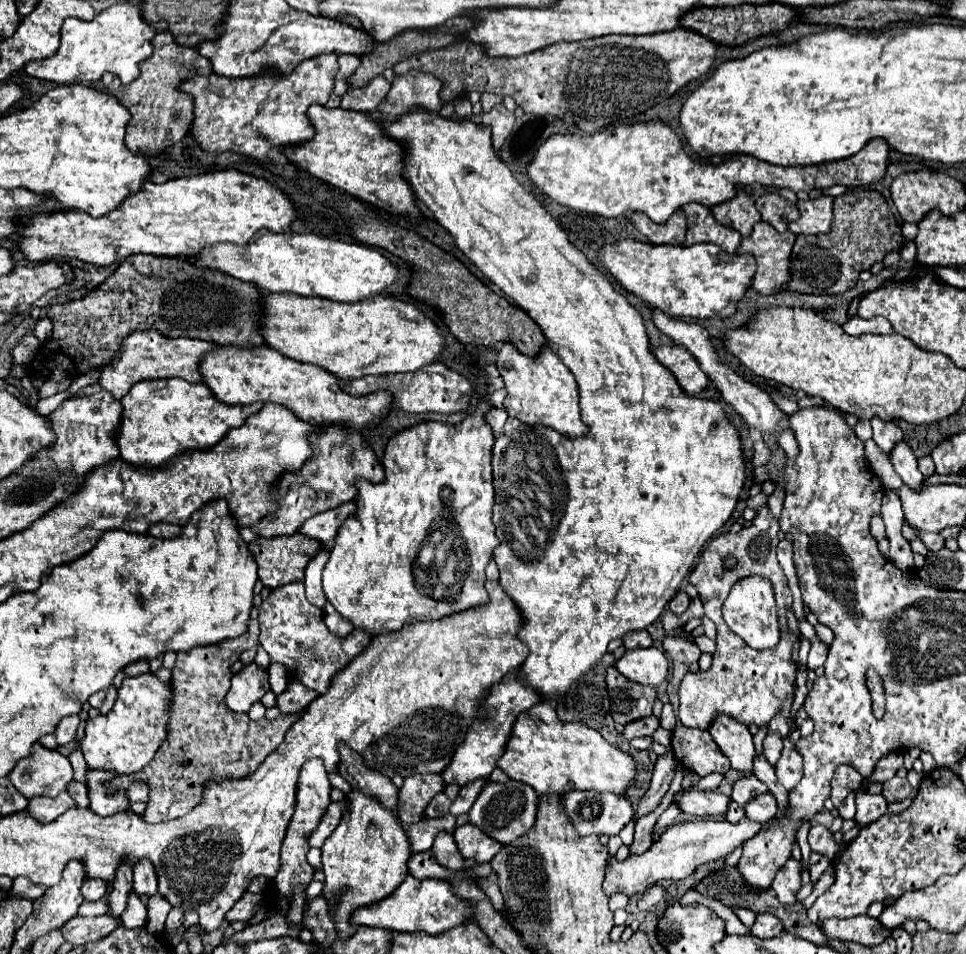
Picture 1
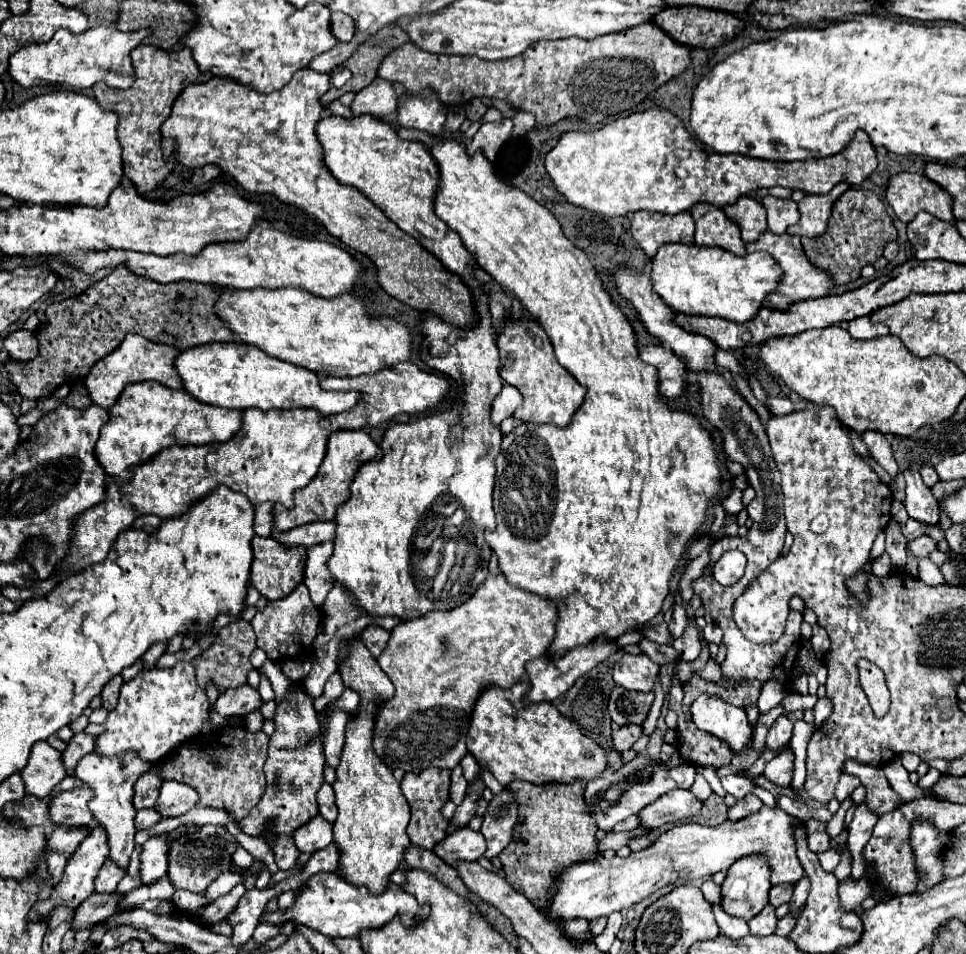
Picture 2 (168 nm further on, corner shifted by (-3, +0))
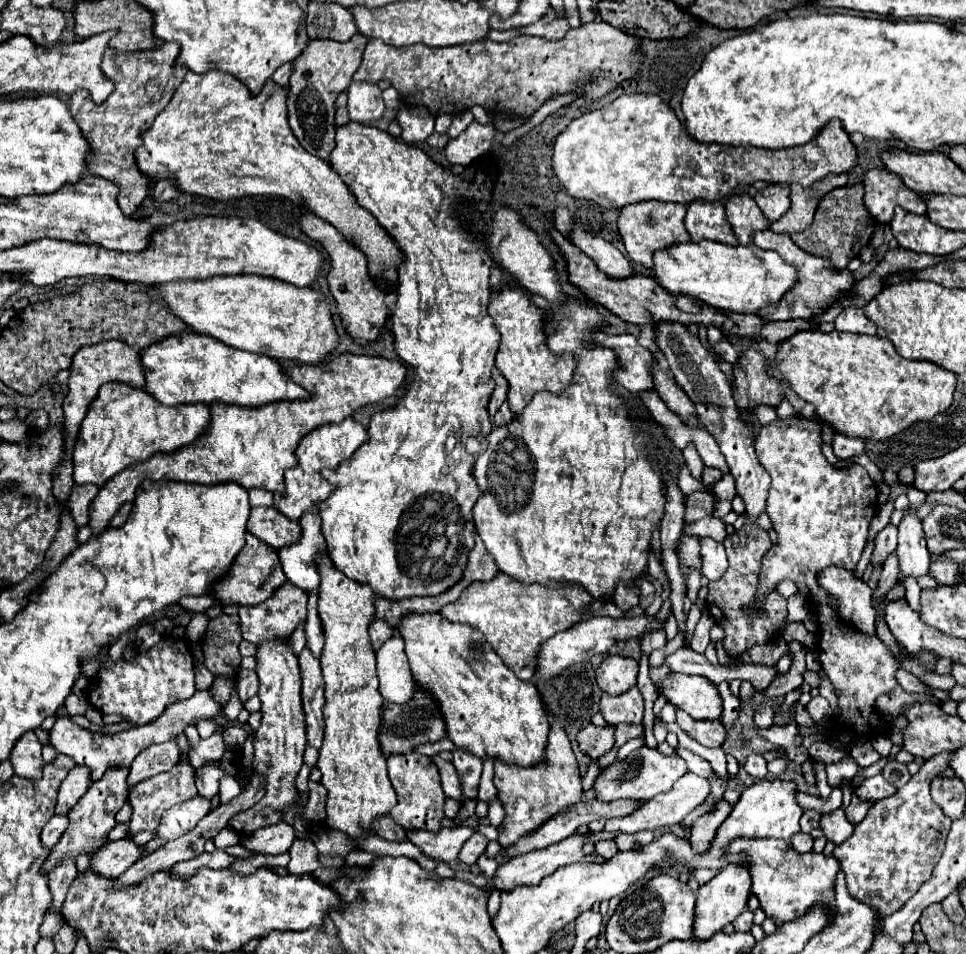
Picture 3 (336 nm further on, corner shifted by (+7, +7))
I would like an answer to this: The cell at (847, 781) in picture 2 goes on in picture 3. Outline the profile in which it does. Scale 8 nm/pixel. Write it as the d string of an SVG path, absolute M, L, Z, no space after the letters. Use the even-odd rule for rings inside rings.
M844 756L842 760L838 760L838 762L834 762L834 764L828 764L828 766L826 766L826 772L828 772L828 784L830 784L832 788L836 788L836 786L840 784L840 780L844 780L844 778L852 780L852 778L856 776L858 764L854 762L852 756Z

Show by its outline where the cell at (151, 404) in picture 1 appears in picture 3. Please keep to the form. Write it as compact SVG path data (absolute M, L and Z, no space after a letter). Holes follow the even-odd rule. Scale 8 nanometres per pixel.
M108 382L88 406L80 434L74 444L74 484L102 486L110 476L130 464L142 462L156 452L174 452L198 438L198 432L210 422L210 408L204 404L164 406L144 390Z

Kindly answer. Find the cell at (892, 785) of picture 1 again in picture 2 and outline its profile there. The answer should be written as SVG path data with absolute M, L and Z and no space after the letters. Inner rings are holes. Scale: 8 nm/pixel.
M848 761L844 763L844 773L856 775L862 781L862 785L866 787L866 803L878 815L890 813L904 803L904 799L892 789L880 767L864 767L860 763Z

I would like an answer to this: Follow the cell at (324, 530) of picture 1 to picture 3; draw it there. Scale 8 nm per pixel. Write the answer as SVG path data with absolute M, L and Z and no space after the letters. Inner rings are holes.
M272 506L252 508L246 530L276 550L282 546L294 544L300 538L300 524L294 520L288 520Z

